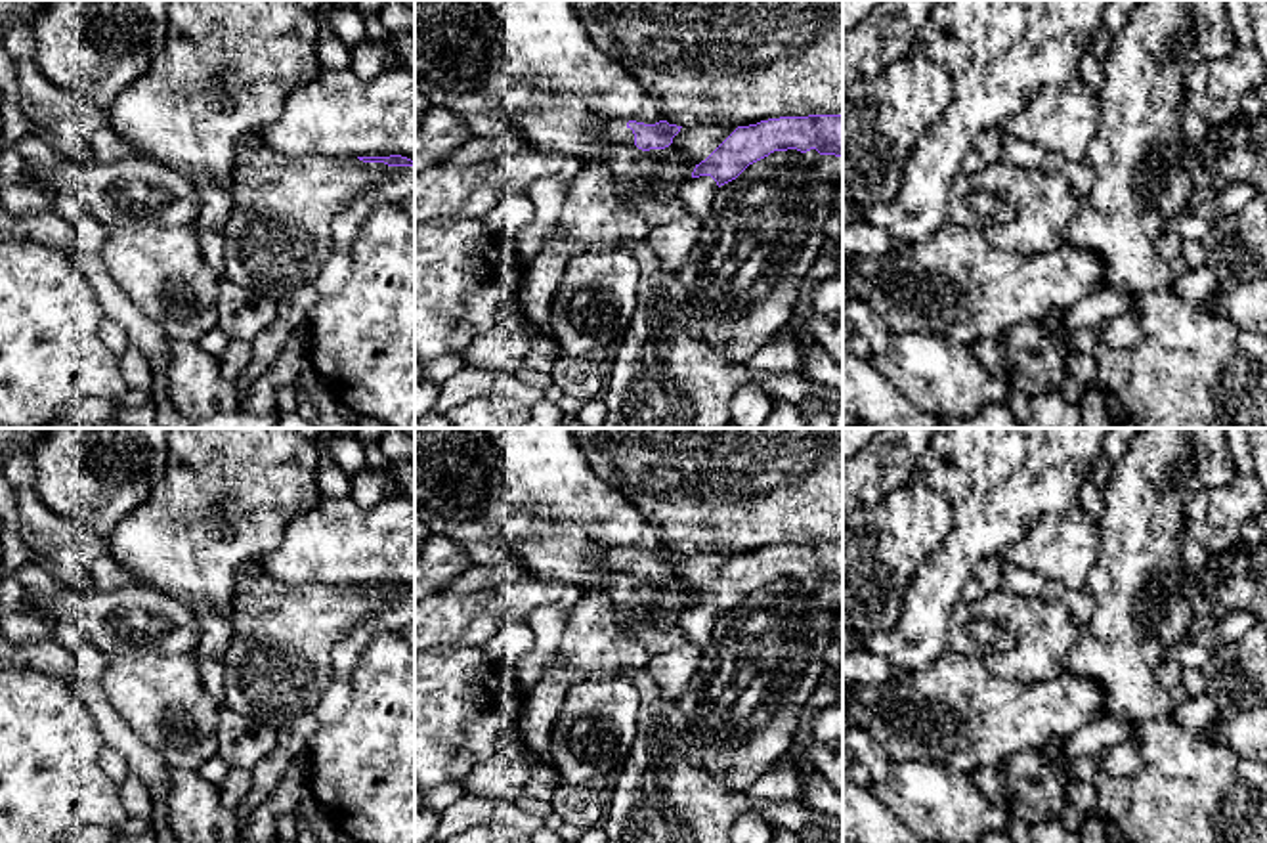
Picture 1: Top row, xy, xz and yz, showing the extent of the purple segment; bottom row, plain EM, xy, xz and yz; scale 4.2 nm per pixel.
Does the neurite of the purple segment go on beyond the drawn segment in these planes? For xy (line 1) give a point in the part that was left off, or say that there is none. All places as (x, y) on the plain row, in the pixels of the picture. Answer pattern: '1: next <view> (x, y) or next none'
1: next none

